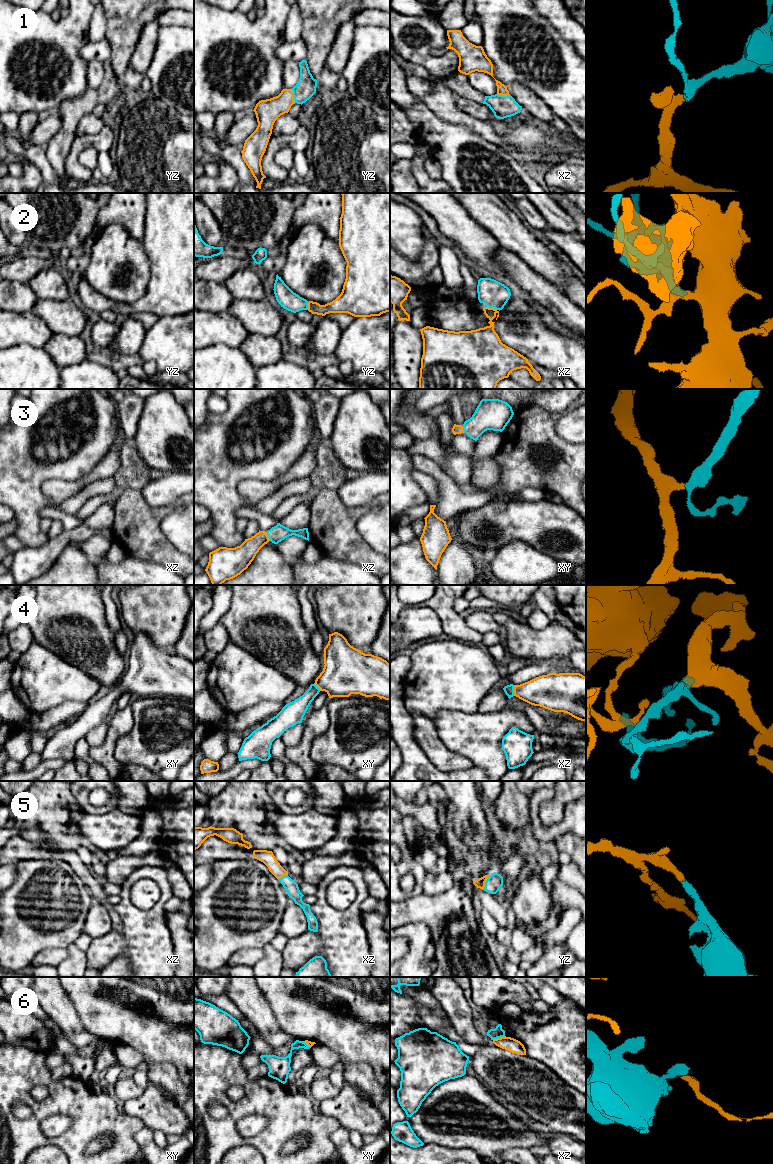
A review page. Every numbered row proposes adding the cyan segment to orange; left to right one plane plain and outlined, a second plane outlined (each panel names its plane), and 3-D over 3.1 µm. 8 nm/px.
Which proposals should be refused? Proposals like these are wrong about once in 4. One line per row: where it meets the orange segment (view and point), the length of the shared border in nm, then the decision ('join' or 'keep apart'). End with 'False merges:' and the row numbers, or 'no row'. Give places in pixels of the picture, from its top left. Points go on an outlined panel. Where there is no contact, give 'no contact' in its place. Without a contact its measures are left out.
1: meets orange in yz at (293, 96); contact 120 nm long; join
2: meets orange in xz at (491, 308); contact 90 nm long; join
3: meets orange in xz at (267, 536); contact 80 nm long; join
4: meets orange in xz at (514, 690); contact 90 nm long; join
5: meets orange in yz at (485, 881); contact 140 nm long; join
6: meets orange in xz at (498, 1038); contact 100 nm long; keep apart
False merges: 6

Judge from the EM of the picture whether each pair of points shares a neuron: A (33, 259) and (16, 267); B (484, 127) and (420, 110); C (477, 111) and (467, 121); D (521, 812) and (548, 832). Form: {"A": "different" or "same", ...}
{"A": "same", "B": "different", "C": "different", "D": "different"}

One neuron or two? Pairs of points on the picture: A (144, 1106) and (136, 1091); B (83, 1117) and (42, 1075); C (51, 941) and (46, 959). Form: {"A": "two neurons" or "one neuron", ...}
{"A": "two neurons", "B": "one neuron", "C": "two neurons"}

